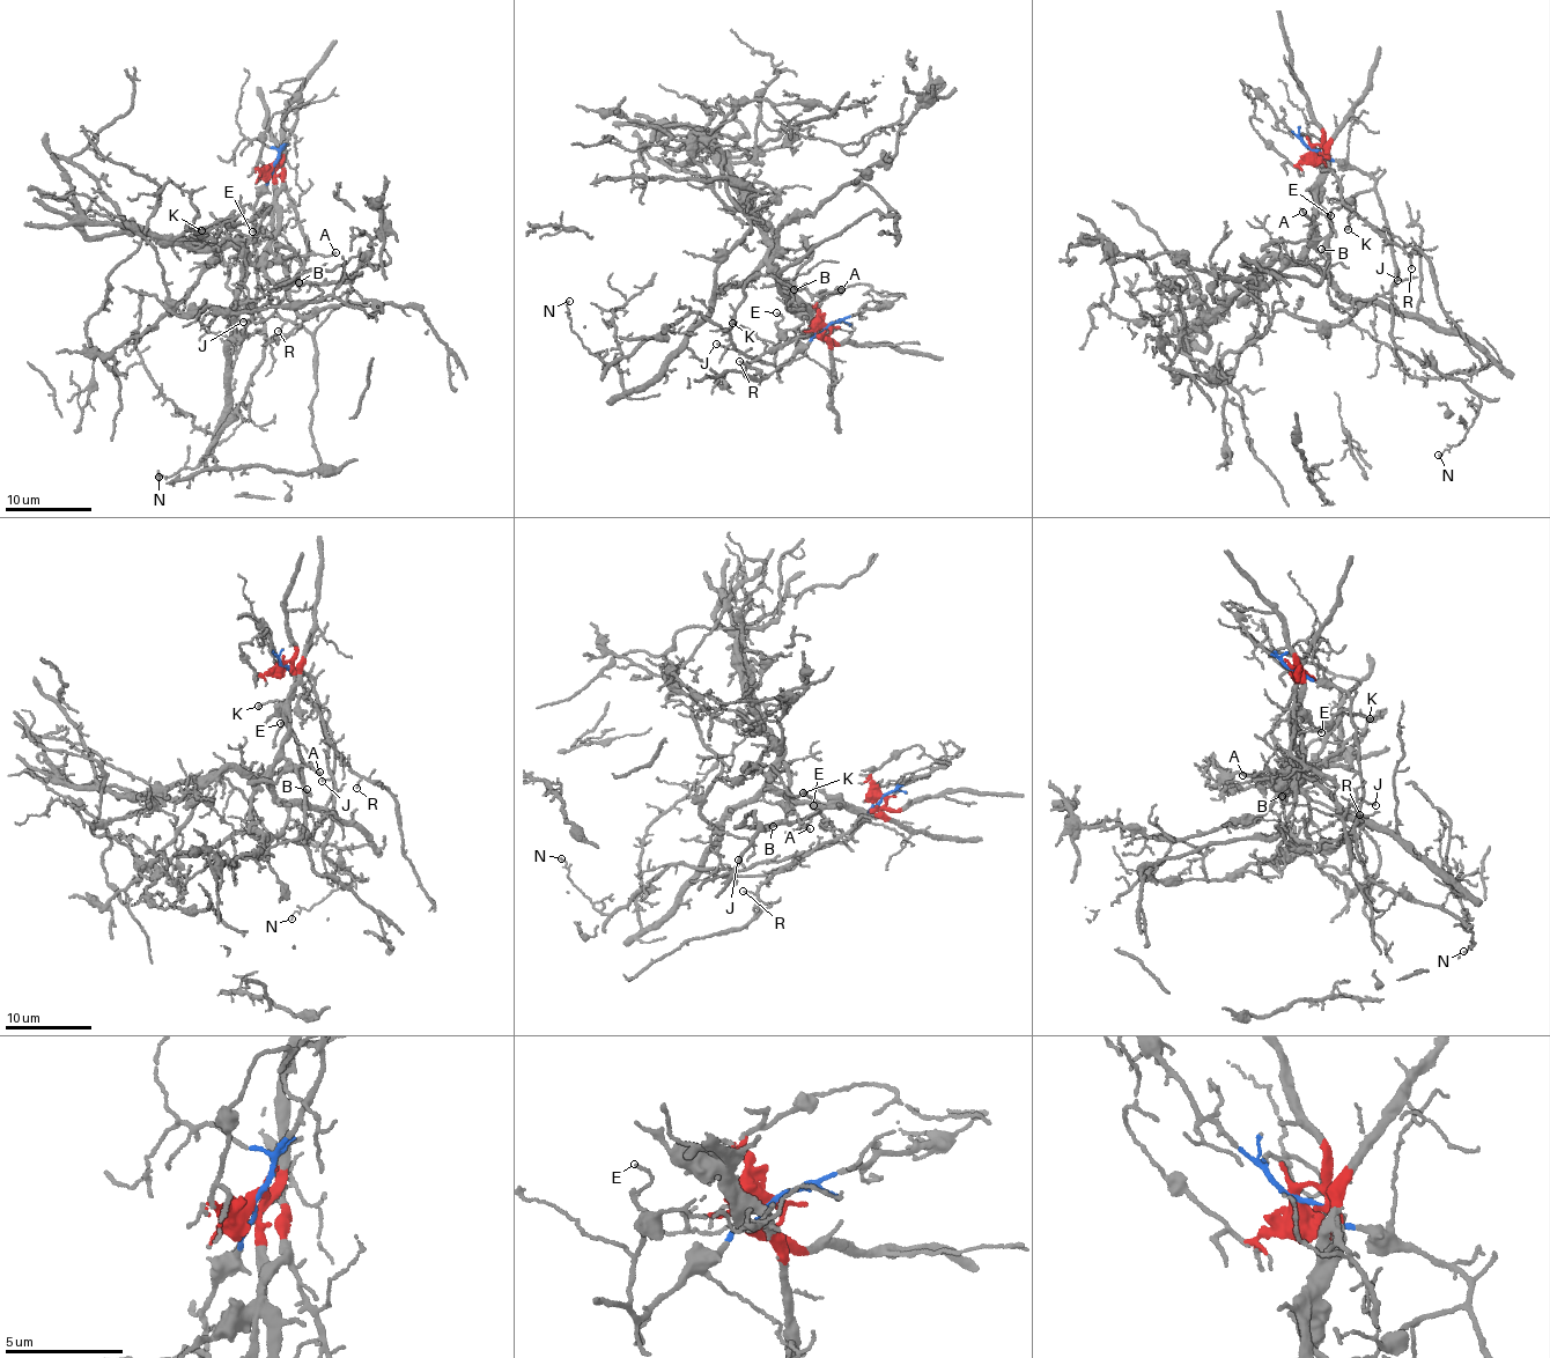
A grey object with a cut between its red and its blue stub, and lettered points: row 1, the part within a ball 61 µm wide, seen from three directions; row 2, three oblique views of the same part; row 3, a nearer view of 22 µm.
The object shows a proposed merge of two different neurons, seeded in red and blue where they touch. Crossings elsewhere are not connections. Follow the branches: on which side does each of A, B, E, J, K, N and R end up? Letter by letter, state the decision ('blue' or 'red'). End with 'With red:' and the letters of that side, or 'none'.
A: red
B: red
E: blue
J: blue
K: blue
N: blue
R: red
With red: A, B, R

